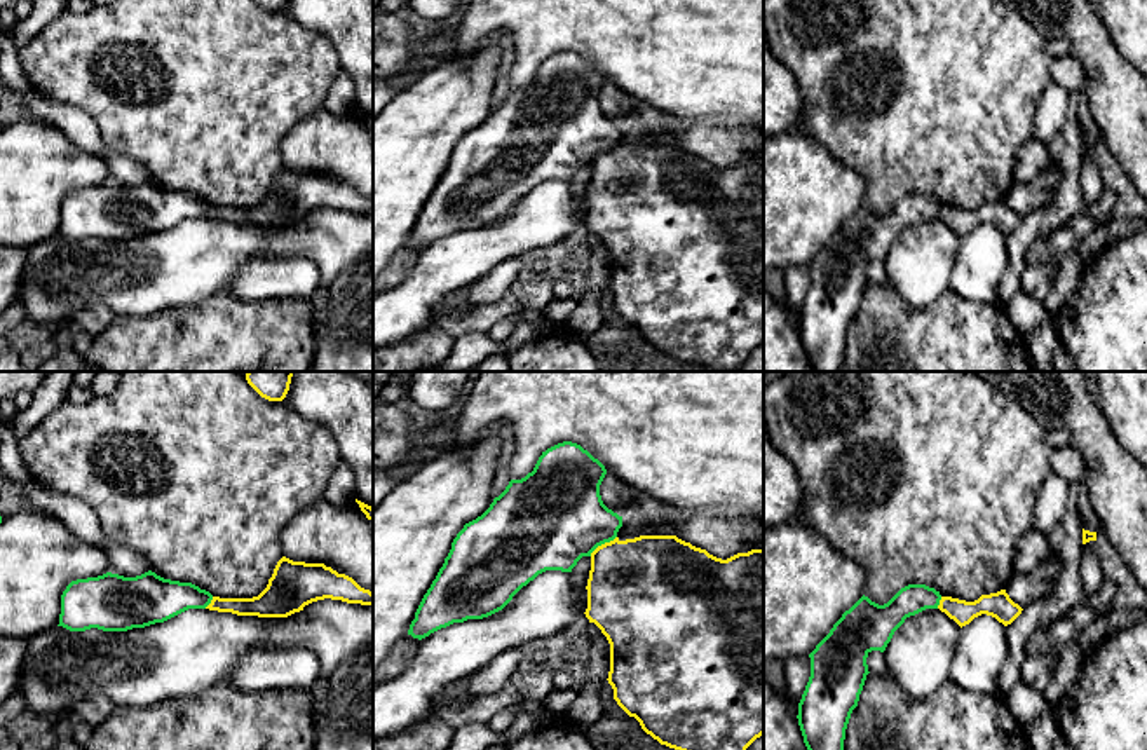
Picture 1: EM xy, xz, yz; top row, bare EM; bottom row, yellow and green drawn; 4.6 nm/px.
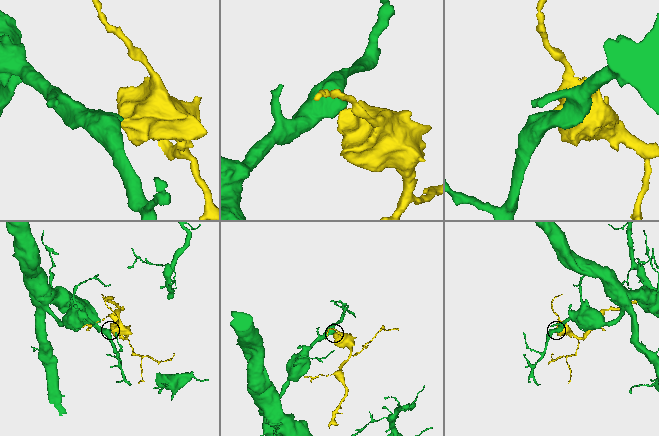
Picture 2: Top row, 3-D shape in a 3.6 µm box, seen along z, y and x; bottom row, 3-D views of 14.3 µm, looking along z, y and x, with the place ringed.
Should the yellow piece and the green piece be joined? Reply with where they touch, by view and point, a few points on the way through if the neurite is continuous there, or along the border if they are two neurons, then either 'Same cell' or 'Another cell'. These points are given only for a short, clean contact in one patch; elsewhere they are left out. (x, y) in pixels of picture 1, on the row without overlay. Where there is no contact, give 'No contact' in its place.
Touches yellow at xz (602, 154). Boundary: xz (616, 145), (602, 152), (590, 164). Another cell

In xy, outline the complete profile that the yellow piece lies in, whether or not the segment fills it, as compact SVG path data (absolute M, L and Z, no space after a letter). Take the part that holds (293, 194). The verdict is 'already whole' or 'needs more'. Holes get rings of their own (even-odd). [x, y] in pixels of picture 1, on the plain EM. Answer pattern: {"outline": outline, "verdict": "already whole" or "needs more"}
{"outline": "M282 166L258 206L213 206L206 218L237 225L288 227L324 208L373 215L373 202L361 197L352 187L338 183L324 173L293 171Z", "verdict": "already whole"}

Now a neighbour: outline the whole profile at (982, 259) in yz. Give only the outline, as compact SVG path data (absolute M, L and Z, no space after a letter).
M981 223L960 237L948 290L966 300L1001 305L999 284L1009 265L1006 235Z

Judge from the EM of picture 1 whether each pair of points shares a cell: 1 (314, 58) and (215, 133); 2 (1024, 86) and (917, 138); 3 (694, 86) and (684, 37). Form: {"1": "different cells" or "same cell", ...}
{"1": "same cell", "2": "same cell", "3": "same cell"}

